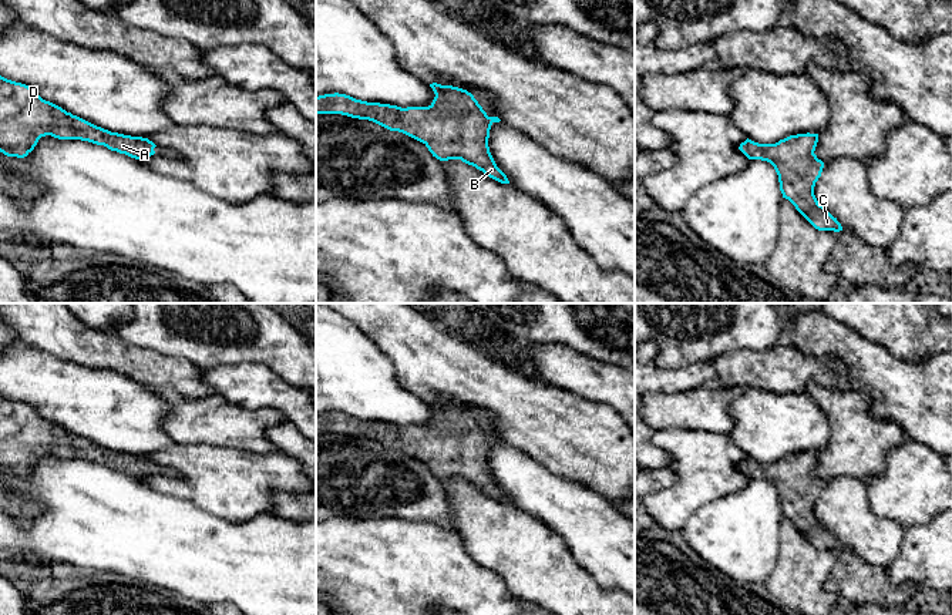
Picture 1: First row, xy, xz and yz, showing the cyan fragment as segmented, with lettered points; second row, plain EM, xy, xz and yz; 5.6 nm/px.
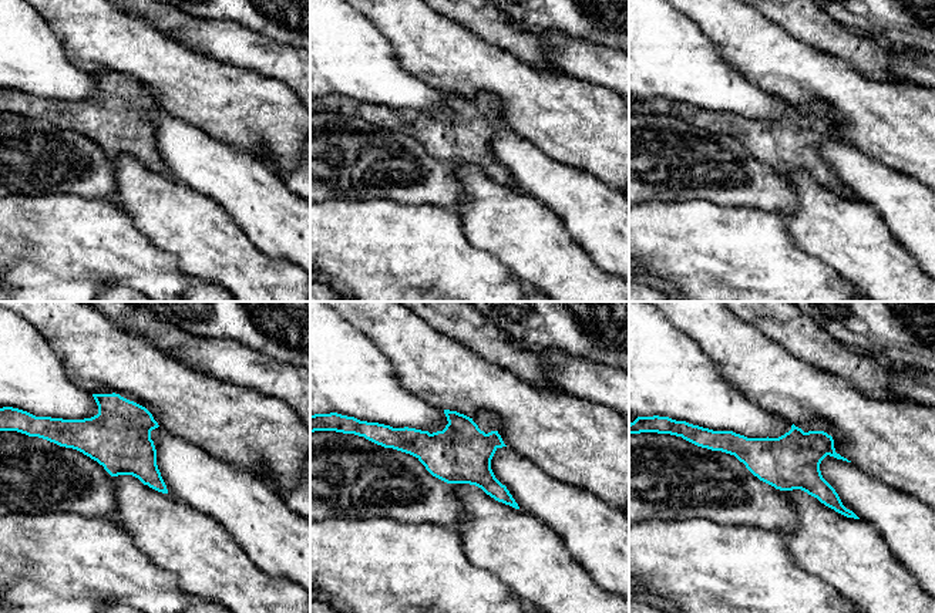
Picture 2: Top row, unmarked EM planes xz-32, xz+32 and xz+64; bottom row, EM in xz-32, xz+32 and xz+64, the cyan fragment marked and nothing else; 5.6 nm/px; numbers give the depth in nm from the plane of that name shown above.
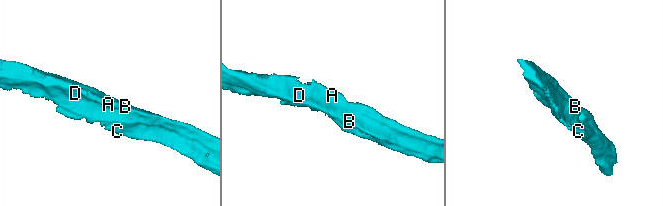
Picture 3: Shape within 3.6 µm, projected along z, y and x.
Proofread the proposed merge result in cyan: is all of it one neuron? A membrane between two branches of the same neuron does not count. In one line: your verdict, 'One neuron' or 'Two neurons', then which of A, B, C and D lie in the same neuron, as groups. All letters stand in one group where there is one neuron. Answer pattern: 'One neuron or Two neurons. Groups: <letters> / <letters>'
One neuron. Groups: A B C D

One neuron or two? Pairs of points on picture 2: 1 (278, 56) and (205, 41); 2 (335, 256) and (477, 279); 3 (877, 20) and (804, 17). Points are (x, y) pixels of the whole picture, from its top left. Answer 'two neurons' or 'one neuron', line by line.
1: one neuron
2: one neuron
3: two neurons

